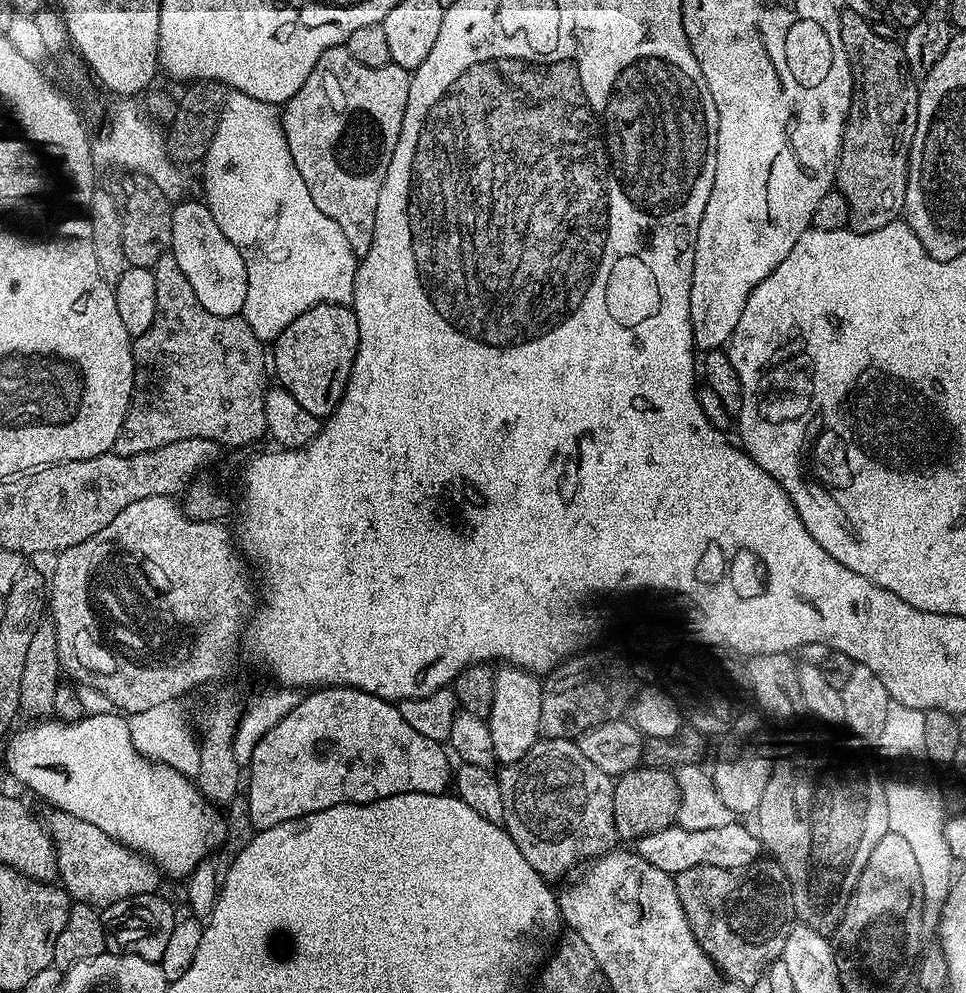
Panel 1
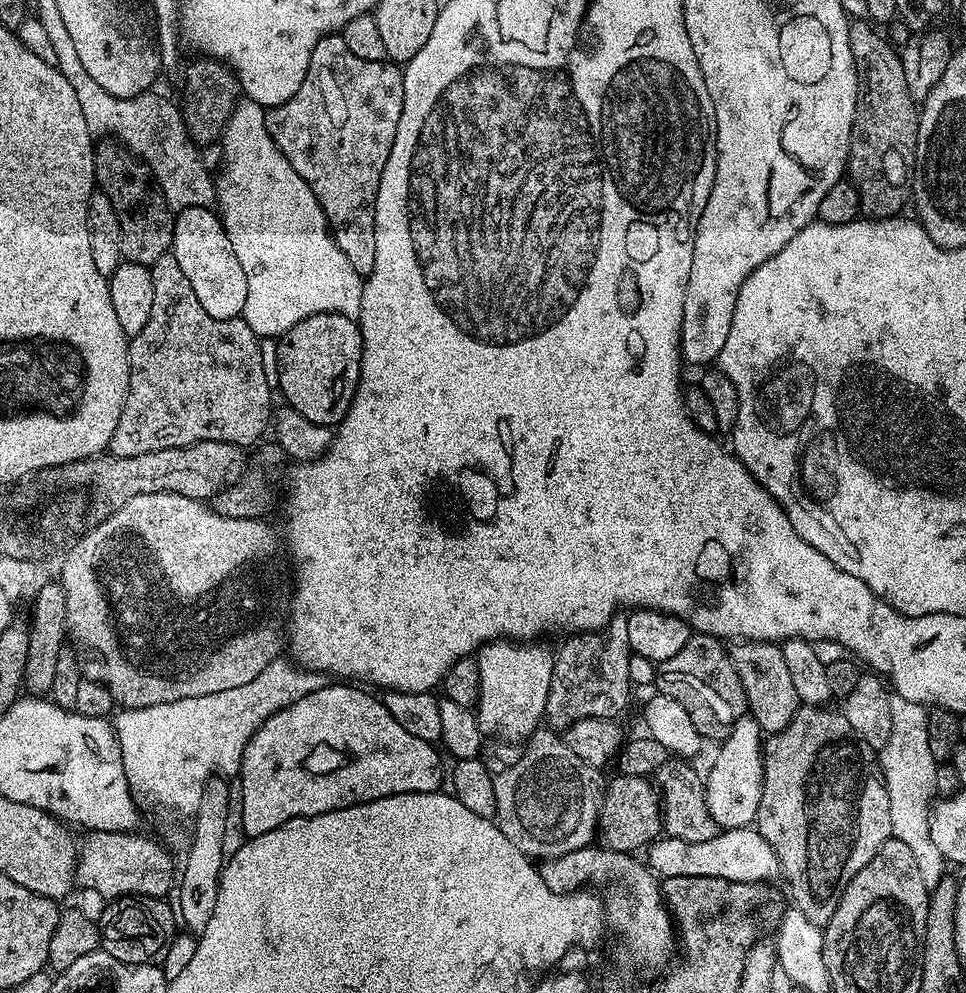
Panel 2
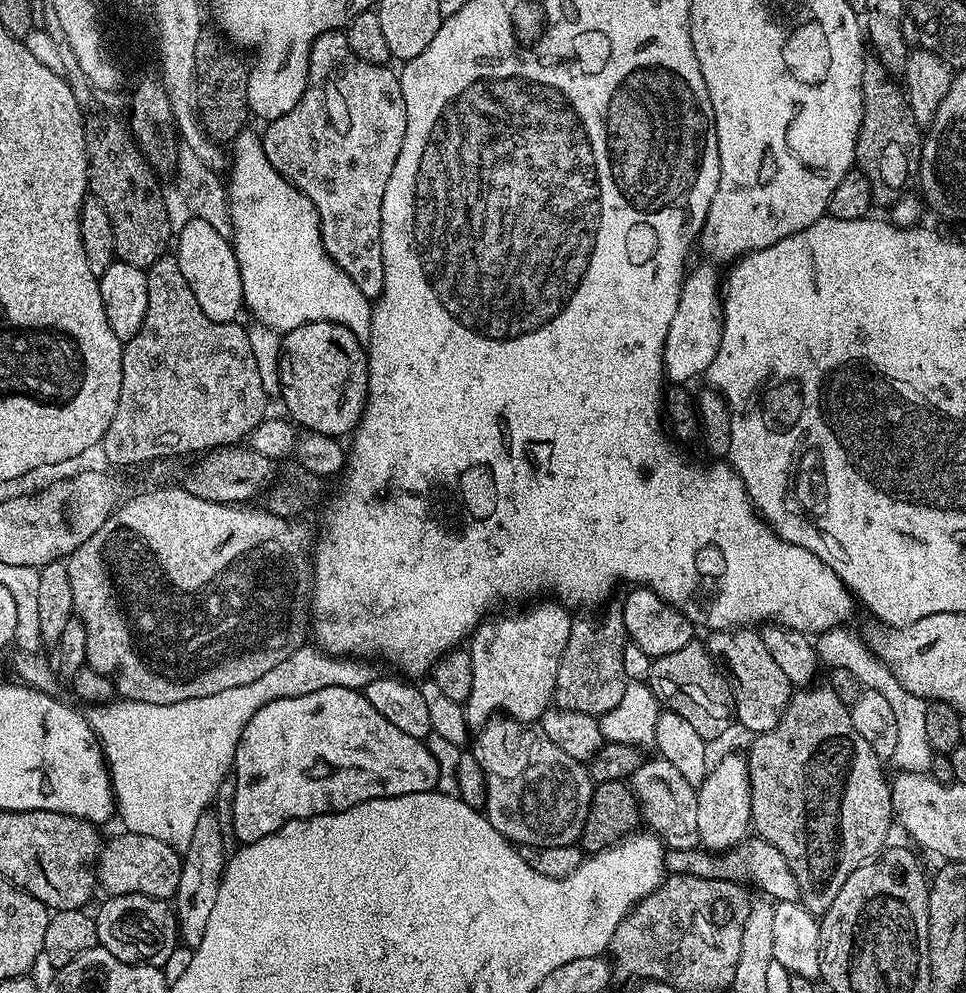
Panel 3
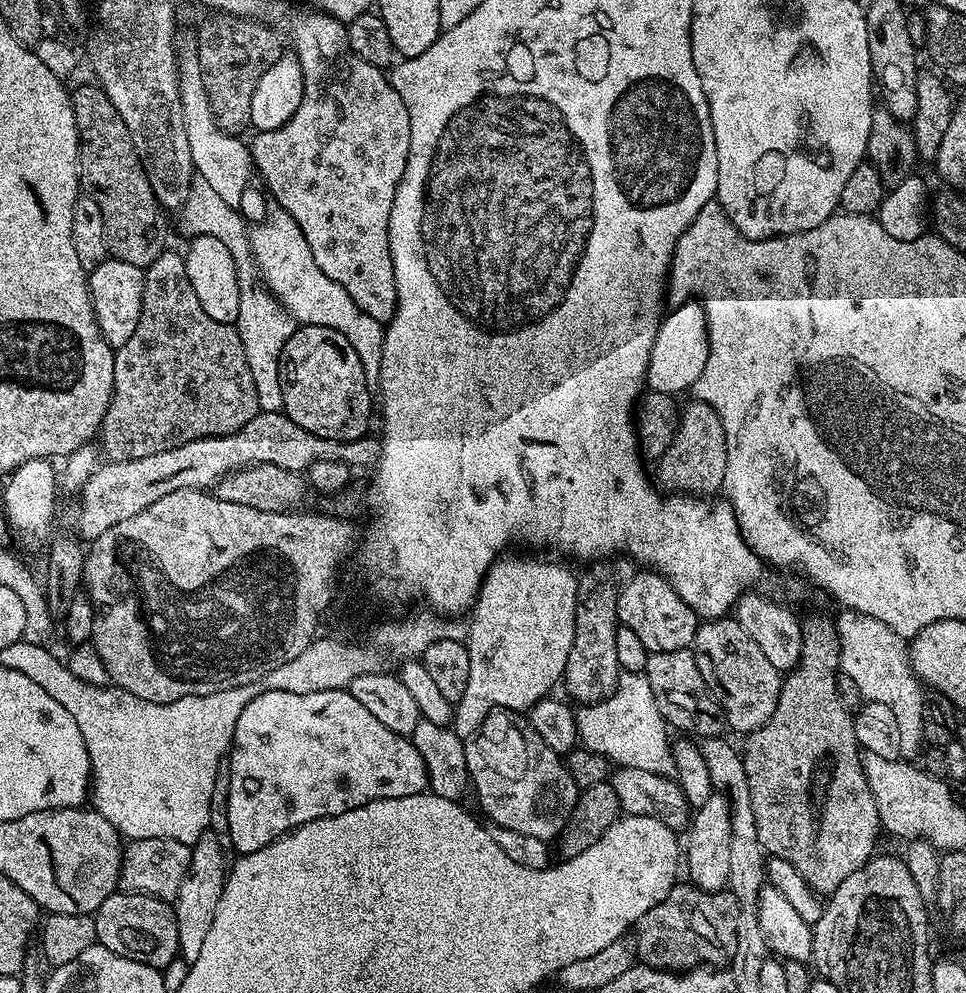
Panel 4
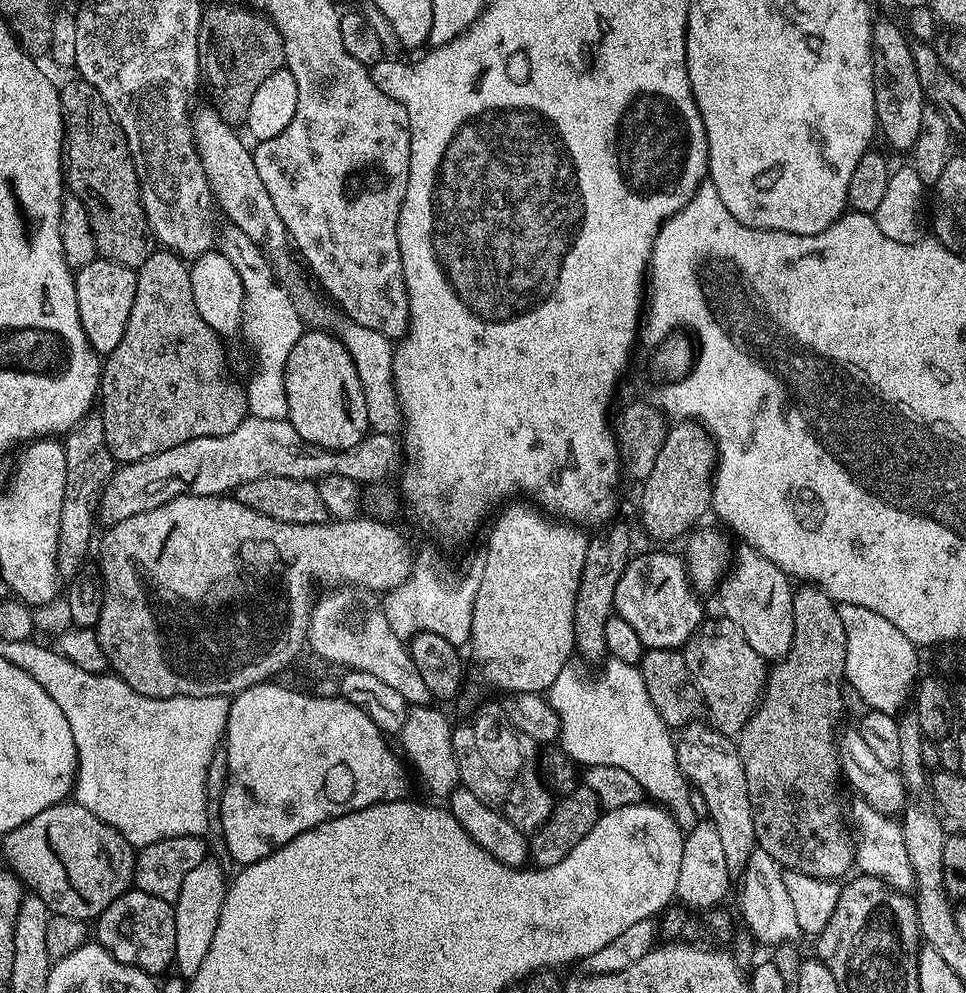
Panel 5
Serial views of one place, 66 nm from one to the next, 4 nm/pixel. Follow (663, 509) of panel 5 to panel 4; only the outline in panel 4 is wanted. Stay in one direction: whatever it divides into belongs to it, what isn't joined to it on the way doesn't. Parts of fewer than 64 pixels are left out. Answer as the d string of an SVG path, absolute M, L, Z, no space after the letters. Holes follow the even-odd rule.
M695 398L689 400L689 404L684 404L680 413L680 424L674 434L673 444L655 465L655 479L659 487L669 493L708 498L719 493L724 486L728 449L726 430L722 430L722 418L718 418L714 406Z

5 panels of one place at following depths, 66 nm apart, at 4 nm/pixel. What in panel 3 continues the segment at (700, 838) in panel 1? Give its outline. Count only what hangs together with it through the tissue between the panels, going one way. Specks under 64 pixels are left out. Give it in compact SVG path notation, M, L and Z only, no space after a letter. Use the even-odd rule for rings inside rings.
M759 838L753 841L753 844L741 842L723 854L713 854L699 847L672 850L664 857L664 867L672 874L681 872L687 876L710 876L737 882L745 880L749 885L752 883L761 888L769 896L767 899L772 902L799 901L798 882L794 882L794 874L790 874L790 866L786 866L786 858L782 858L782 854L775 846L770 846L770 842Z

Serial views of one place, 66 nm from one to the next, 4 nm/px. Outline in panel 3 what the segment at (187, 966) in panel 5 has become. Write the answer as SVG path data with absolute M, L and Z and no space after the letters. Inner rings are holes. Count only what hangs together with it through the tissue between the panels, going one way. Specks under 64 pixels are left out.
M205 814L198 818L198 826L194 826L194 835L190 838L190 846L182 854L182 878L178 878L178 890L174 897L174 911L178 925L178 936L189 948L194 949L202 942L206 934L210 914L214 902L218 899L218 886L222 882L226 863L222 846L222 831L219 819L215 814Z

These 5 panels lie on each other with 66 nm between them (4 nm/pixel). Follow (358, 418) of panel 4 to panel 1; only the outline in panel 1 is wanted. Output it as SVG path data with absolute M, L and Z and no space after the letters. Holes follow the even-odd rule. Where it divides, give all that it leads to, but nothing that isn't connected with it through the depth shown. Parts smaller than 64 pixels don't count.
M319 304L294 318L271 345L279 387L290 390L310 414L327 418L340 404L358 350L358 318L346 304Z

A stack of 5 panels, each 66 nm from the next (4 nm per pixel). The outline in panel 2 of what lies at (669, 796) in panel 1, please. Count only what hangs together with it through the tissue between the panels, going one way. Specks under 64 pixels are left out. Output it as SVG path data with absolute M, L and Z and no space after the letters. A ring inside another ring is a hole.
M613 775L613 780L607 781L601 795L598 836L603 847L610 851L638 853L647 849L653 840L662 832L662 805L660 793L651 779L643 776Z

